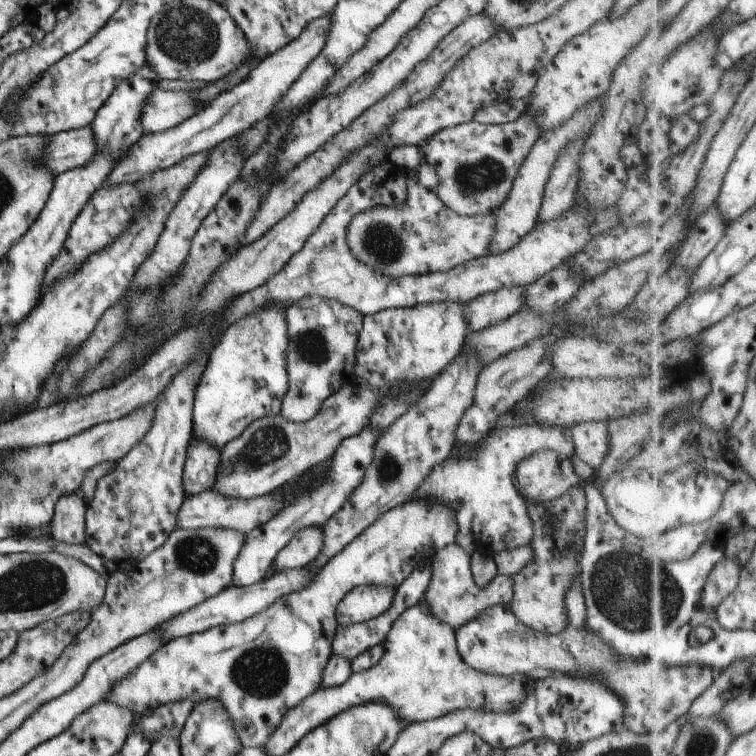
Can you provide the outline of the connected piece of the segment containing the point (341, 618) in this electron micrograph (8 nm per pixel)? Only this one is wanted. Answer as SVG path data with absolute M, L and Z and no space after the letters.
M381 585L352 588L337 604L332 623L346 626L375 618L390 607L396 588Z

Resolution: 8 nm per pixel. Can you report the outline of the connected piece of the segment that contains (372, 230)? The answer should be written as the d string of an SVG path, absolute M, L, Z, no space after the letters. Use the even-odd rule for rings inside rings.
M425 161L407 169L406 199L395 206L379 205L354 214L347 223L345 238L350 253L375 273L397 279L407 275L417 276L427 273L442 273L458 264L487 254L494 225L494 210L484 215L458 215L442 204L438 197L439 177L434 168Z

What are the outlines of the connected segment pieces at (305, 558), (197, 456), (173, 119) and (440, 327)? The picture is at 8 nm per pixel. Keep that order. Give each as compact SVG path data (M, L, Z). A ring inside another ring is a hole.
M322 526L299 529L274 558L273 571L296 569L311 563L322 549Z
M190 438L182 466L182 491L191 496L213 488L220 454L205 441Z
M155 88L151 91L146 101L143 101L142 109L140 110L140 123L143 133L160 133L167 129L177 126L186 118L189 118L193 113L197 112L199 108L205 105L199 105L188 96L188 92L182 91L164 91Z
M431 303L362 315L355 349L354 385L370 391L387 391L399 382L435 377L458 355L468 332L462 304Z

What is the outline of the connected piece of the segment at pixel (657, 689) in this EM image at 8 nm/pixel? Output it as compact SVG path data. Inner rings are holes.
M578 578L564 596L564 605L568 618L567 630L563 634L546 635L528 629L513 616L508 604L496 604L484 613L466 622L454 630L456 649L467 666L476 671L487 674L516 677L524 675L535 678L539 674L561 673L570 677L596 679L607 690L616 694L623 703L623 722L627 730L637 730L637 734L645 734L645 726L669 726L674 722L685 720L689 709L701 697L717 677L717 672L711 665L693 663L692 665L664 665L663 663L648 662L647 659L636 661L629 657L615 656L616 652L605 642L600 641L593 627L588 629L586 624L586 610L581 594Z

